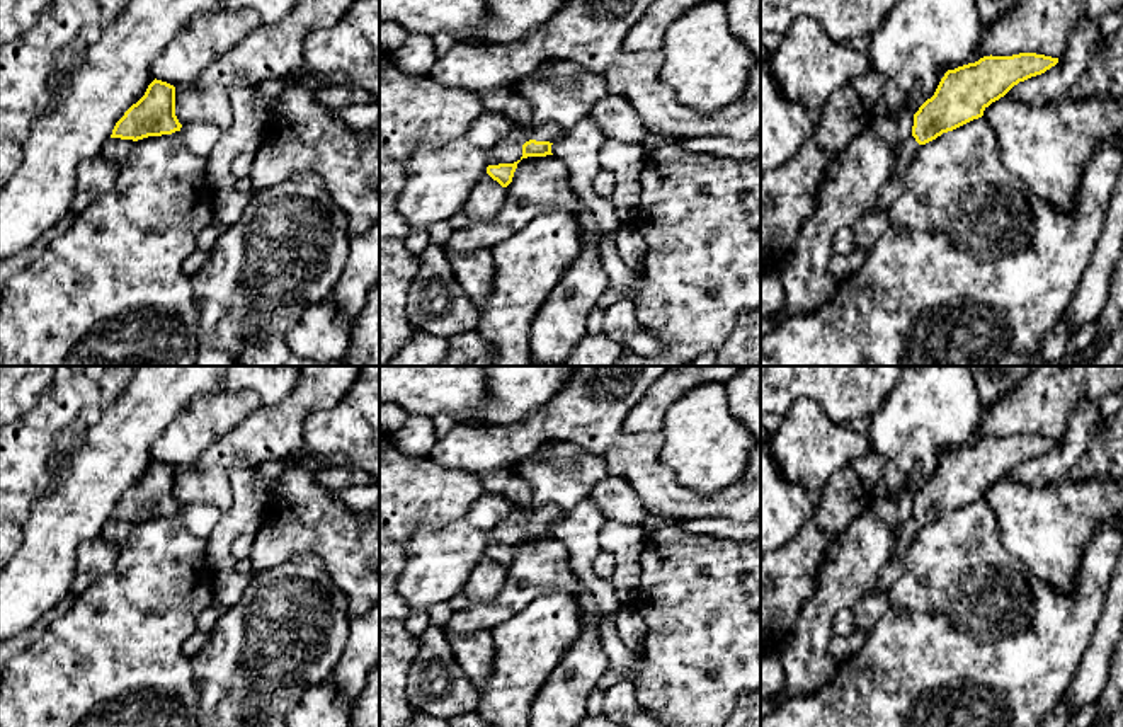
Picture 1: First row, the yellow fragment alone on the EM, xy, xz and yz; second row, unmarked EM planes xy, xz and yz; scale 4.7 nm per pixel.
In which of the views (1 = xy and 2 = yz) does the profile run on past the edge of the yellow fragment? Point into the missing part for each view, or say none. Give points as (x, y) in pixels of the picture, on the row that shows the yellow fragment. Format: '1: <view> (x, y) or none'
1: xy (114, 150)
2: yz (906, 150)

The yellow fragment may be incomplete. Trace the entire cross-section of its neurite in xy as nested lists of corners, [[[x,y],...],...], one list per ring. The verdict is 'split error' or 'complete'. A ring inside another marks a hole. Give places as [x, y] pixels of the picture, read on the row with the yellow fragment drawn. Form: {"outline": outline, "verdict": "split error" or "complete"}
{"outline": [[[155,78],[145,95],[116,123],[100,153],[119,165],[134,141],[172,135],[180,128],[182,124],[175,116],[175,87]]], "verdict": "split error"}

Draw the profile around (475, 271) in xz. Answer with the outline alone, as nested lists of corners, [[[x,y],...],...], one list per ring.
[[[492,250],[449,254],[447,259],[451,262],[453,272],[471,301],[476,306],[485,305],[492,295],[495,279],[495,262]]]

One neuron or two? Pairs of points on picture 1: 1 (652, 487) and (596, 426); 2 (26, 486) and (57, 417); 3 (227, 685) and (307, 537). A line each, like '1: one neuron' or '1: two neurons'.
1: one neuron
2: one neuron
3: two neurons

